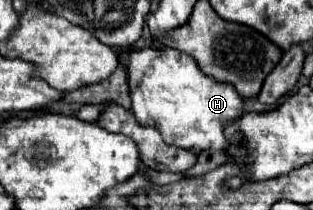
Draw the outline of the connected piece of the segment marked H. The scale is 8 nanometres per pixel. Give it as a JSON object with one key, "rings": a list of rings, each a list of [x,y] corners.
{"rings":[[[150,47],[150,49],[134,49],[134,55],[120,55],[120,61],[130,71],[130,97],[136,119],[142,125],[156,127],[166,143],[174,143],[186,149],[198,149],[196,153],[200,153],[202,149],[220,151],[230,147],[230,143],[234,145],[242,141],[242,133],[226,137],[224,131],[230,123],[238,121],[244,115],[246,99],[242,99],[242,95],[230,83],[220,83],[214,77],[206,75],[190,55],[170,47],[156,47],[156,49]]]}

